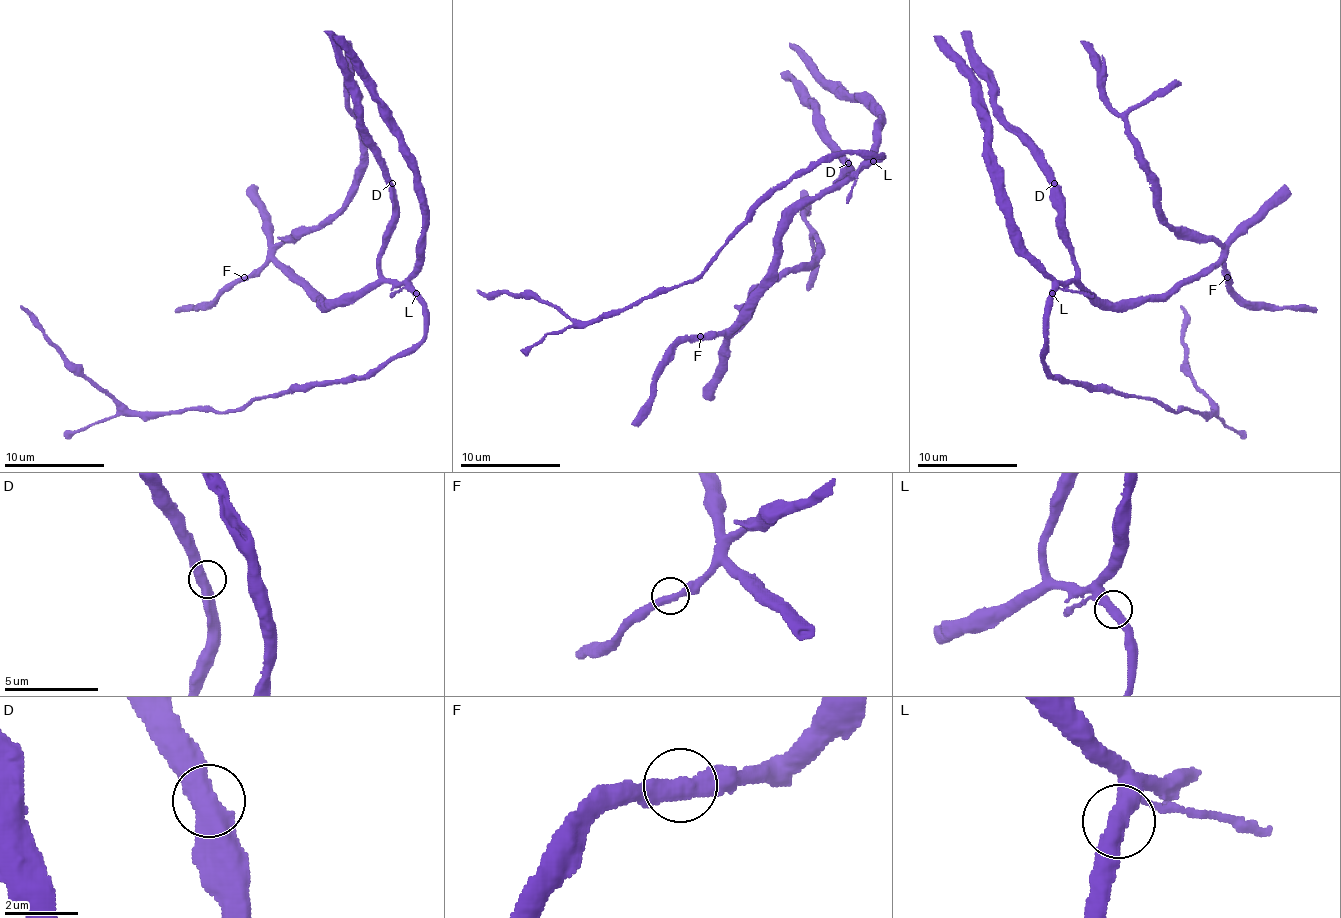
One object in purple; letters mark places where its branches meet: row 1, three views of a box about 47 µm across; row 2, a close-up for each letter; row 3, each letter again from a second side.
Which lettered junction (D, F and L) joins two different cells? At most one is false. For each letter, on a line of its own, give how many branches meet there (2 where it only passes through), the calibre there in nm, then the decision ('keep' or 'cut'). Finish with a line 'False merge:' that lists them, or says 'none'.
D: 2 | 500 nm | keep
F: 2 | 460 nm | keep
L: 2 | 500 nm | keep
False merge: none

